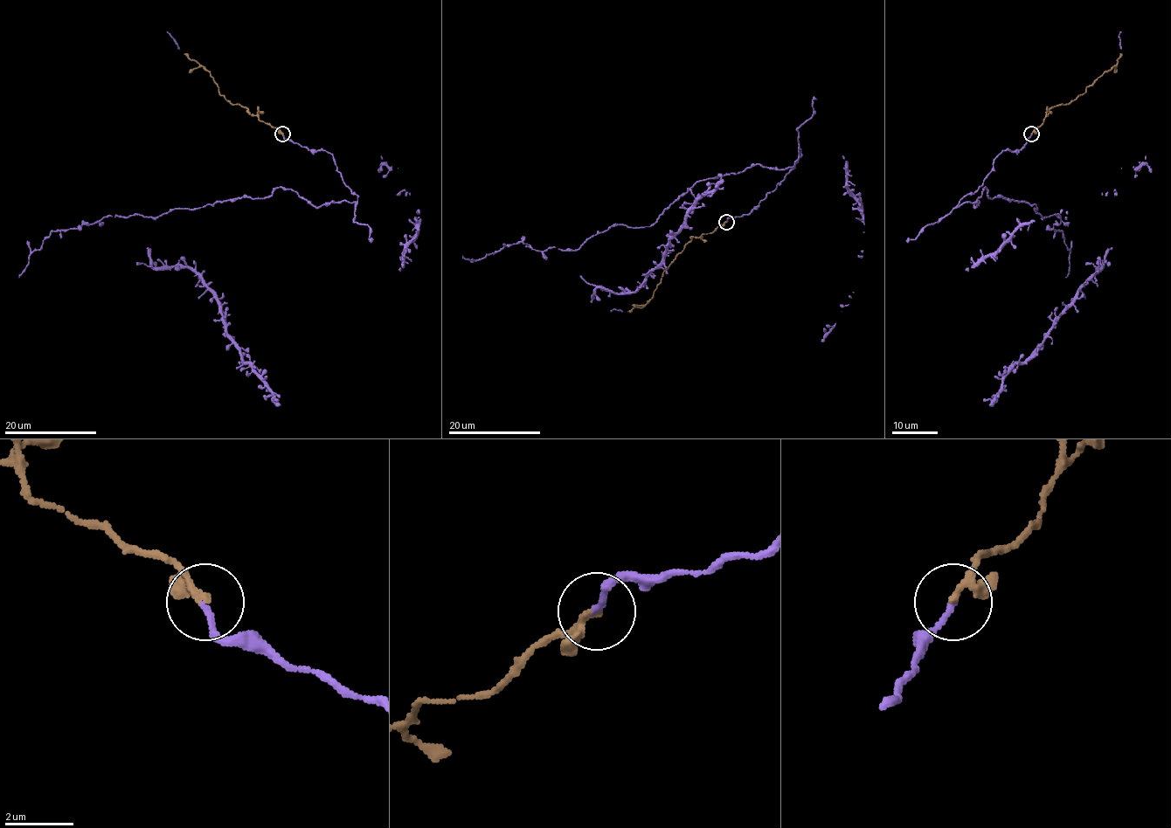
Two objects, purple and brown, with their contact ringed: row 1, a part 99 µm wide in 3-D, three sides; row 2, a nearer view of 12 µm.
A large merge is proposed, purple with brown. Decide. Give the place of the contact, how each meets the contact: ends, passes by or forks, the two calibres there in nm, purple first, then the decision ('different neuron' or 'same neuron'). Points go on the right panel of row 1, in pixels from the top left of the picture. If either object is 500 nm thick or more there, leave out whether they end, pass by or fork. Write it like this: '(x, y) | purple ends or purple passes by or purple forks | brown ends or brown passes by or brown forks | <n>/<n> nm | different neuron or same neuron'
(1031, 134) | purple ends | brown passes by | 150/160 nm | same neuron

